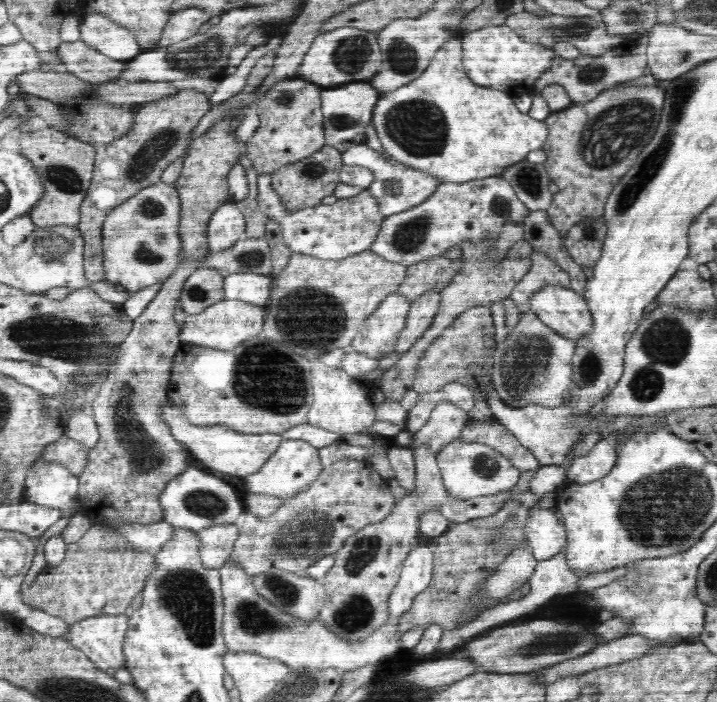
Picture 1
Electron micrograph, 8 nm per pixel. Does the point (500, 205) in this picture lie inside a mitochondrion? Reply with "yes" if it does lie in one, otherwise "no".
yes

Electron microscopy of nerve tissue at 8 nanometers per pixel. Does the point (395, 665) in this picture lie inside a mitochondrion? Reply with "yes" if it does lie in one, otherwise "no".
no

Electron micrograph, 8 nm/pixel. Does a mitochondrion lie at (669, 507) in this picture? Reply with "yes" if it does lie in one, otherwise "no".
yes

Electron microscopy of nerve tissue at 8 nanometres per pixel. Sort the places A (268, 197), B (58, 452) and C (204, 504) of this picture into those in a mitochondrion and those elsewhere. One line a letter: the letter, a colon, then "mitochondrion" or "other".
A: other
B: other
C: mitochondrion

